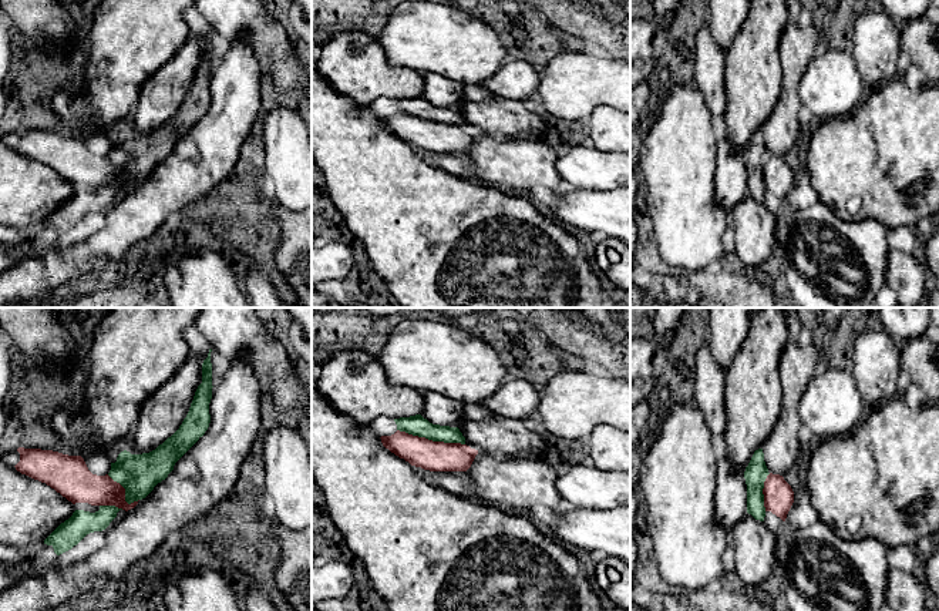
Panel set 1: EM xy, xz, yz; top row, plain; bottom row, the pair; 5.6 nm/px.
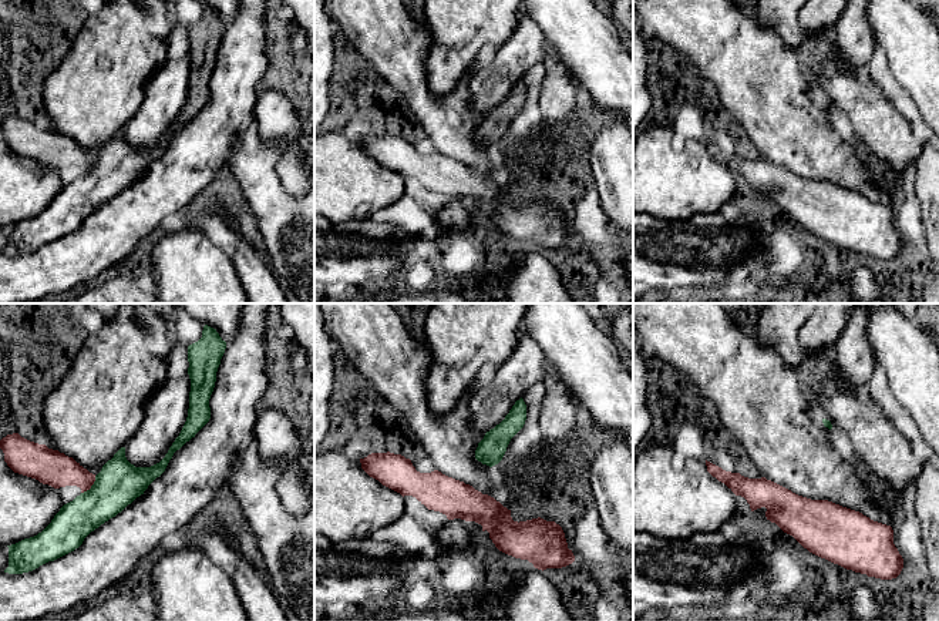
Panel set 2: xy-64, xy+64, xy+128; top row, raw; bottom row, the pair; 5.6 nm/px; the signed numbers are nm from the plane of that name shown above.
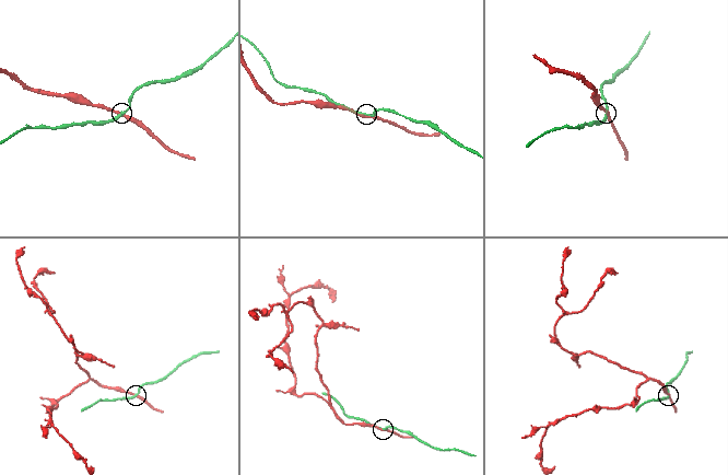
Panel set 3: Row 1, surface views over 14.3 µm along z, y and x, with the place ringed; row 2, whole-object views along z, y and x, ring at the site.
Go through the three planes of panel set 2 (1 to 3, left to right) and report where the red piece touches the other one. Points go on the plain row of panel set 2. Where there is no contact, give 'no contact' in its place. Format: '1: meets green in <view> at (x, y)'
1: meets green in xy-64 at (91, 167)
2: no contact
3: no contact

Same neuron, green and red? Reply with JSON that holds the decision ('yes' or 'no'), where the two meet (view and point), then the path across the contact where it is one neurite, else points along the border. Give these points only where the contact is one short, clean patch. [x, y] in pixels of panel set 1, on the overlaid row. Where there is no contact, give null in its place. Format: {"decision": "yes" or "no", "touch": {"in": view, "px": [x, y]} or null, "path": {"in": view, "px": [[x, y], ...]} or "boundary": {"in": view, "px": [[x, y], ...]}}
{"decision": "no", "touch": {"in": "xz", "px": [431, 439]}, "boundary": {"in": "xz", "px": [[397, 429], [433, 440], [460, 442], [464, 445]]}}

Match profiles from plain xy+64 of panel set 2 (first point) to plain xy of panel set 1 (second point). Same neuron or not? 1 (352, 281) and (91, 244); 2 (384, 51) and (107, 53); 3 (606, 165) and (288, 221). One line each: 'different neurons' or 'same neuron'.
1: different neurons
2: different neurons
3: different neurons

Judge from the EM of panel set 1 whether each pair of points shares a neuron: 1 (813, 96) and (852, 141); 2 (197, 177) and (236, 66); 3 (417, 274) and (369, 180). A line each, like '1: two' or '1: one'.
1: two
2: one
3: one

